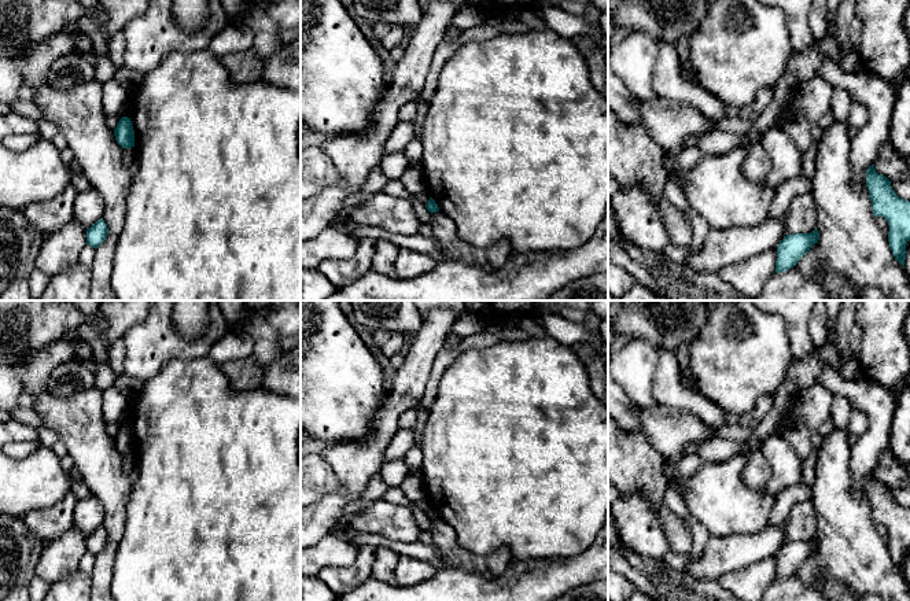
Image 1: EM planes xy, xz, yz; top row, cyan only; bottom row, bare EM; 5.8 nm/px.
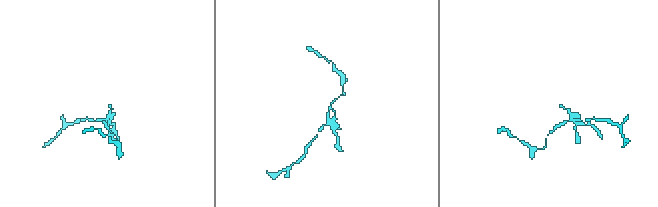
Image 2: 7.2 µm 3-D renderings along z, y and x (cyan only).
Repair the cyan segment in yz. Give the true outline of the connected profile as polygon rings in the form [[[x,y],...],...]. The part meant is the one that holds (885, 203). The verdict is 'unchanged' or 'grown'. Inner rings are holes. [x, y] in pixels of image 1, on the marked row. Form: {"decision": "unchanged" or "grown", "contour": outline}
{"decision": "unchanged", "contour": [[[872,165],[866,170],[866,187],[870,193],[872,209],[876,217],[884,217],[889,225],[888,241],[895,259],[905,268],[906,244],[910,240],[910,202],[899,198],[885,176],[878,174]]]}

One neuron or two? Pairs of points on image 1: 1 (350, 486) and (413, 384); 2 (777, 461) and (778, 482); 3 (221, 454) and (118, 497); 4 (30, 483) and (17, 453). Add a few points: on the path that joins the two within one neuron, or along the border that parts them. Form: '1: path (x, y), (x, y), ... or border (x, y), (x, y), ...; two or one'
1: path (358, 461), (380, 437), (391, 409); one
2: path (778, 467), (778, 476); one
3: border (133, 476), (125, 523); two
4: border (40, 445), (26, 456), (14, 458); two

